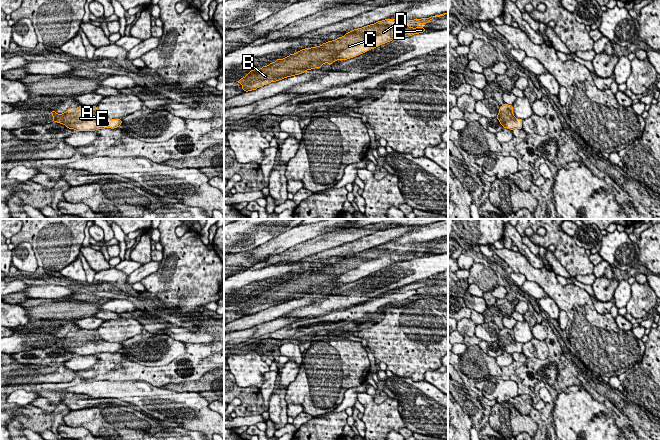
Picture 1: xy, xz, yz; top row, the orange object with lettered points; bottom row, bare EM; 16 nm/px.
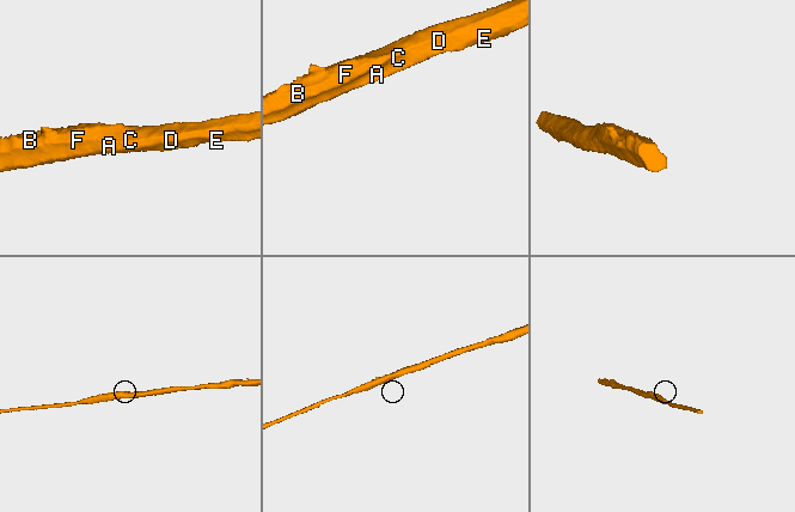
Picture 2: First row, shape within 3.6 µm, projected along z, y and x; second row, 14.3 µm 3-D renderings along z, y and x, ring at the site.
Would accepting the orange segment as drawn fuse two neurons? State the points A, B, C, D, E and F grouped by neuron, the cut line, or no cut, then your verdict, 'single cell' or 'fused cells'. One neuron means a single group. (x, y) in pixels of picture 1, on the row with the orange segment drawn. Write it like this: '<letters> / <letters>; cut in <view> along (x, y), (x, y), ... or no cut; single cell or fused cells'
A B C D E F; no cut; single cell

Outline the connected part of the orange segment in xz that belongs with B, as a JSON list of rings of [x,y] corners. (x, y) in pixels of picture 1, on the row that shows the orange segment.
[[[448,12],[442,13],[440,15],[430,16],[429,18],[414,20],[385,19],[378,21],[374,24],[354,29],[342,37],[323,43],[321,46],[302,49],[299,52],[290,54],[283,59],[277,58],[275,62],[270,63],[268,66],[263,66],[260,69],[251,70],[245,77],[240,78],[240,80],[237,82],[242,85],[242,89],[245,92],[256,90],[257,88],[267,85],[271,82],[276,82],[287,77],[302,74],[306,70],[320,68],[324,63],[332,64],[336,60],[347,60],[356,57],[396,38],[405,38],[414,34],[423,33],[426,30],[422,26],[413,28],[408,27],[407,25],[410,23],[420,23],[421,25],[427,24],[434,17],[440,17],[447,14]]]

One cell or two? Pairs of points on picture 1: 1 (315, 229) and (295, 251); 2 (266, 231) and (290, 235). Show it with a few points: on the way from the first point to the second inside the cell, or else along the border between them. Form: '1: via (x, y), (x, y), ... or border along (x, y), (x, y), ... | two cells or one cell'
1: border along (326, 232), (297, 243), (283, 252) | two cells
2: border along (290, 229), (279, 233), (260, 245) | two cells

